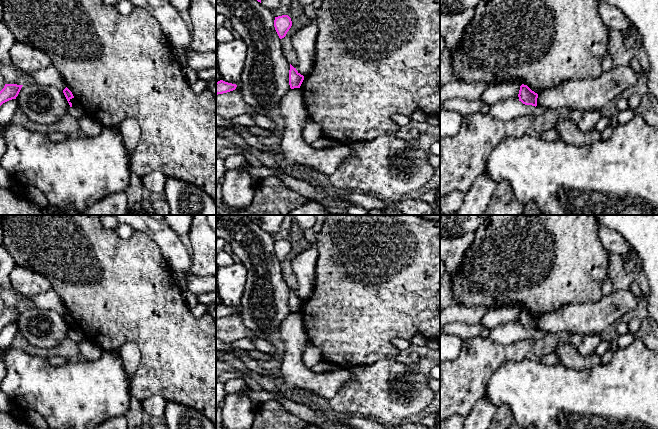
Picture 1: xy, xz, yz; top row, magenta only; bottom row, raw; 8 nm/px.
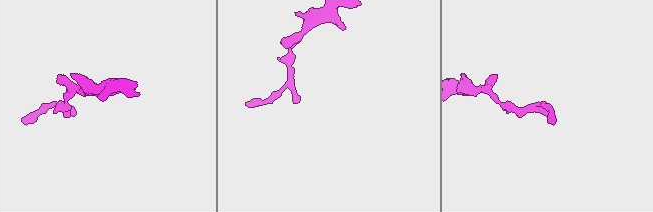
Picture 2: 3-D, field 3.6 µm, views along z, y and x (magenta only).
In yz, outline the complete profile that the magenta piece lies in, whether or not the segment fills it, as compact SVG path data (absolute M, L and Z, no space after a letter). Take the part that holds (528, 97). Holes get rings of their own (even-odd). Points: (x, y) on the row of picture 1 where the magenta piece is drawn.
M522 84L519 90L519 101L525 105L537 106L538 94L532 91L527 85Z

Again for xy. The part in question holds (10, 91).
M5 84L4 88L0 91L0 106L12 99L16 99L23 85Z

